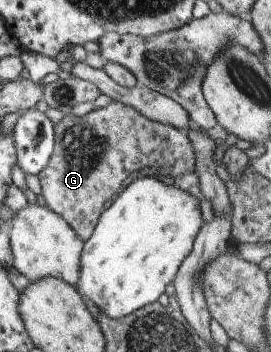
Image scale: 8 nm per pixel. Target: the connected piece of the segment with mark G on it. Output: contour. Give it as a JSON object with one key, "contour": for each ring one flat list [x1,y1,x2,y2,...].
{"contour":[[110,102,97,105,89,113,76,117,63,115,53,125,54,144,48,163,36,175,45,207,62,217,81,240,92,234,106,201,124,188,122,181,140,169,162,169,166,175,189,175,194,172,194,151,186,135,176,127,150,121,128,105]]}

